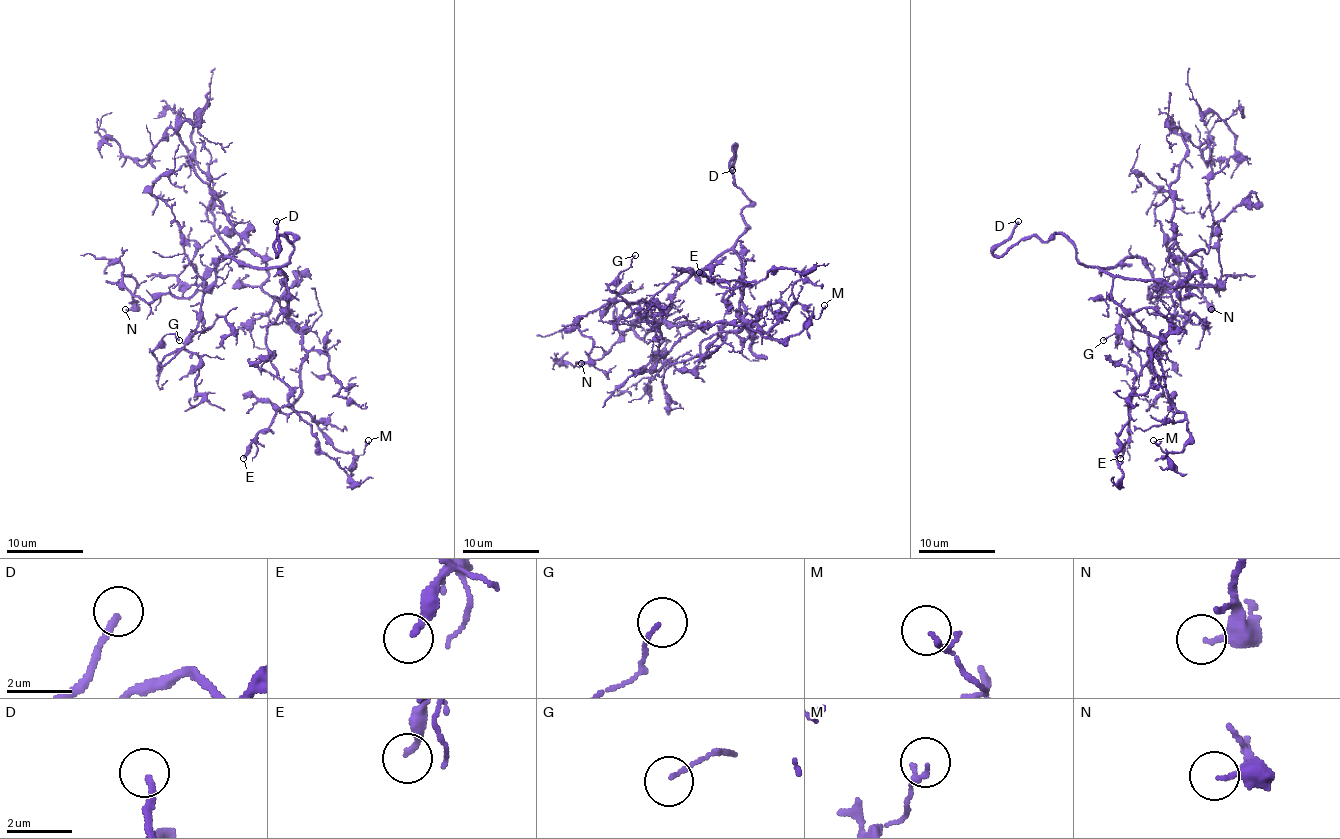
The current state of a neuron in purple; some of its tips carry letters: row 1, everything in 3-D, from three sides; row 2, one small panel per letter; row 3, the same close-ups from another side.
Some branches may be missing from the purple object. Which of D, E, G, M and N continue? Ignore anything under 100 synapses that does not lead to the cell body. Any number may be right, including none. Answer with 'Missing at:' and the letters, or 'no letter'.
Missing at: D

